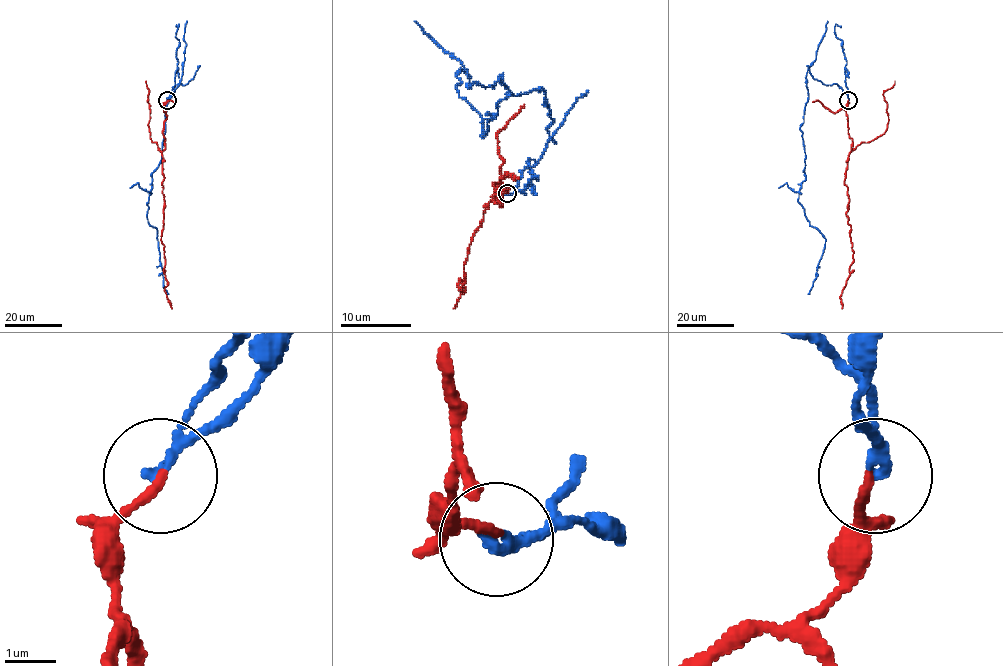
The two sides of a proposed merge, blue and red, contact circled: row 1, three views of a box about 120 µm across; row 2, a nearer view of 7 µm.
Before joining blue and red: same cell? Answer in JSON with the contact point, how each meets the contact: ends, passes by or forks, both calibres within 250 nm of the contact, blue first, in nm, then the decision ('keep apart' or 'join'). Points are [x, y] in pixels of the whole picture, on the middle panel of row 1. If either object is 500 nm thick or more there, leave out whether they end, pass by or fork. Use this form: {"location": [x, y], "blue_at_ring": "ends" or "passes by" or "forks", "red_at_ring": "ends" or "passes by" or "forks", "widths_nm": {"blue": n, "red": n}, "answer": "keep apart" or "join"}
{"location": [507, 193], "blue_at_ring": "passes by", "red_at_ring": "ends", "widths_nm": {"blue": 160, "red": 180}, "answer": "keep apart"}

